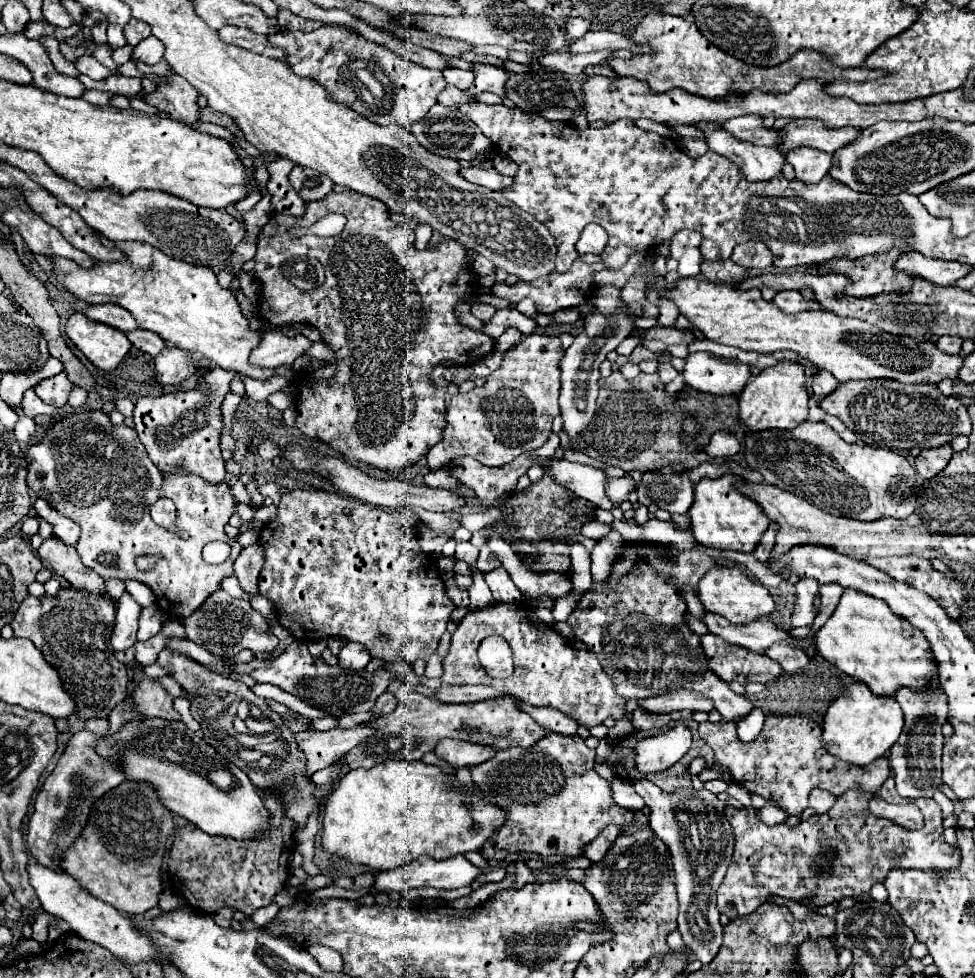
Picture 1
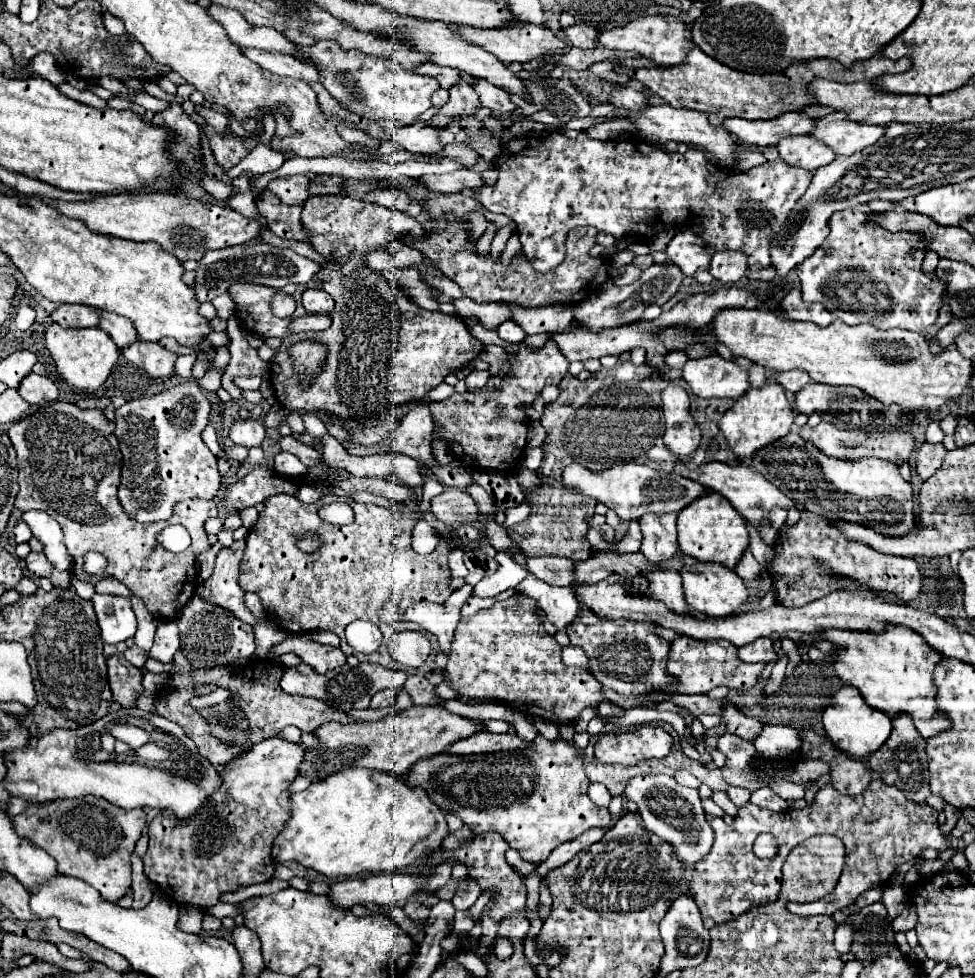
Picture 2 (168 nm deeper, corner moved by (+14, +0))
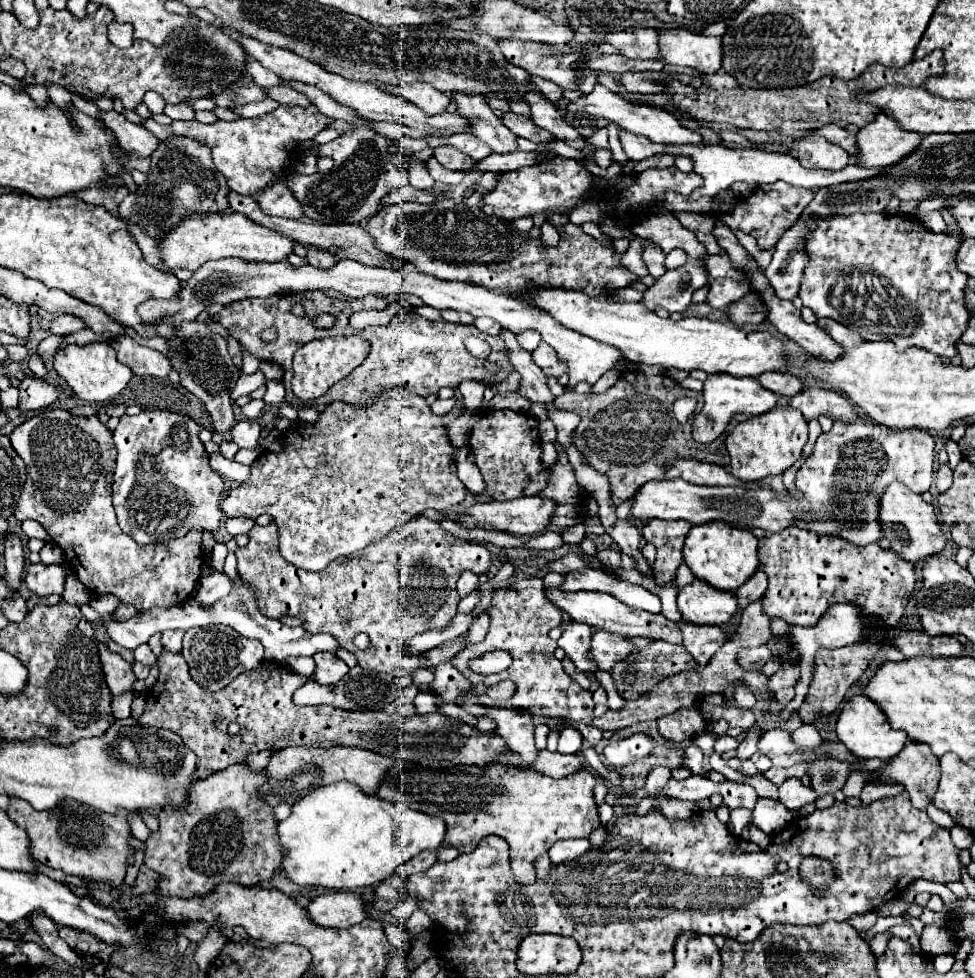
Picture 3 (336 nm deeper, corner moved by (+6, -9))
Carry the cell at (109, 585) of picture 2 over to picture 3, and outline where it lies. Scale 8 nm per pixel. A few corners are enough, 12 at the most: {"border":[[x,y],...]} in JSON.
{"border":[[94,596],[90,606],[100,614],[110,614],[120,606],[118,598]]}

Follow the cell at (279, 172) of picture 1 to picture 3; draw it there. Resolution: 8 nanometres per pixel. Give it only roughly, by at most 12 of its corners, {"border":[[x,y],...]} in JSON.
{"border":[[306,246],[306,258],[316,268],[332,268],[336,258],[322,248]]}

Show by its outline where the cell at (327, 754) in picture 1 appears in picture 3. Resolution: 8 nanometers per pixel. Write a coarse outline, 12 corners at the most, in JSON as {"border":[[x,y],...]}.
{"border":[[234,764],[164,808],[144,864],[162,896],[282,866],[266,772]]}

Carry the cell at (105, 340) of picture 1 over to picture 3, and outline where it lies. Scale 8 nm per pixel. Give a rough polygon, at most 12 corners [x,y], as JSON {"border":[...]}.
{"border":[[108,342],[64,346],[54,370],[86,402],[132,378]]}

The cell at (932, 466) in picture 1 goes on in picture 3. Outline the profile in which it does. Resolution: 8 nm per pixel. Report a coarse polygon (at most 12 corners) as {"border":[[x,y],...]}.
{"border":[[940,464],[936,470],[936,488],[946,492],[952,486],[952,468]]}

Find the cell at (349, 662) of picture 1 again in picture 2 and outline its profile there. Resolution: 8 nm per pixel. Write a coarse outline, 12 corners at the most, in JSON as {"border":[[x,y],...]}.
{"border":[[288,635],[268,655],[296,653],[316,673],[346,663],[340,647]]}

